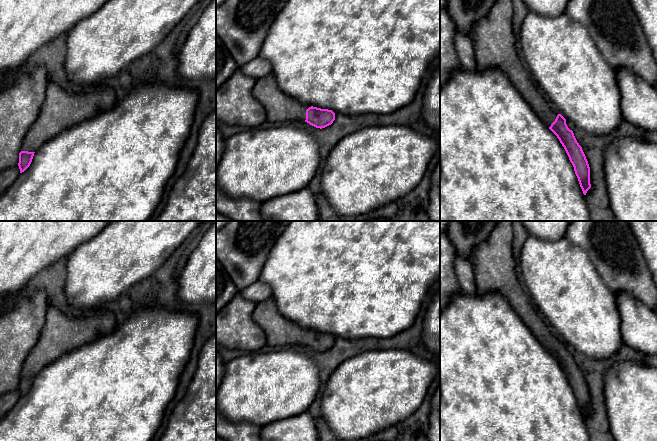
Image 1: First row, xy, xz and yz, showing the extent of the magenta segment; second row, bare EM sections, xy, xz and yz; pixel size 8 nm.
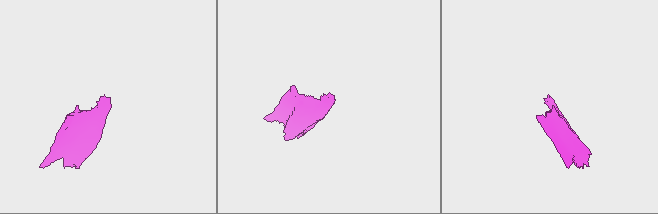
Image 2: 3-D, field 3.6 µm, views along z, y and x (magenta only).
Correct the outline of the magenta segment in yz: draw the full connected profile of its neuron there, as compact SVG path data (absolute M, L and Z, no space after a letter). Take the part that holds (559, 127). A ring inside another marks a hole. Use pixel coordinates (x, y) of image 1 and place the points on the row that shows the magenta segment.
M495 0L485 17L472 29L477 68L499 68L527 101L542 122L557 136L574 167L583 194L591 188L590 167L582 147L566 124L566 119L552 106L522 65L516 52L513 32L512 0Z

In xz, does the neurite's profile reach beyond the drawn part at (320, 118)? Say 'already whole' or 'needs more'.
needs more

